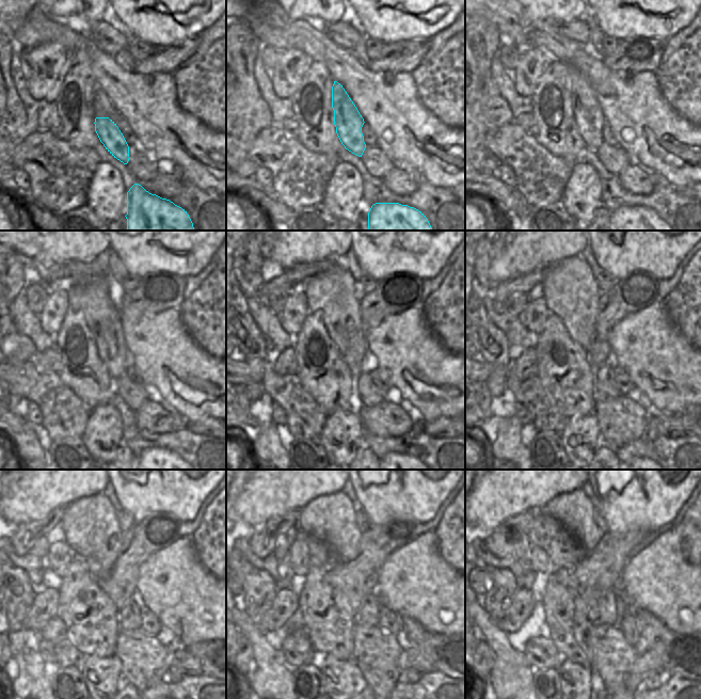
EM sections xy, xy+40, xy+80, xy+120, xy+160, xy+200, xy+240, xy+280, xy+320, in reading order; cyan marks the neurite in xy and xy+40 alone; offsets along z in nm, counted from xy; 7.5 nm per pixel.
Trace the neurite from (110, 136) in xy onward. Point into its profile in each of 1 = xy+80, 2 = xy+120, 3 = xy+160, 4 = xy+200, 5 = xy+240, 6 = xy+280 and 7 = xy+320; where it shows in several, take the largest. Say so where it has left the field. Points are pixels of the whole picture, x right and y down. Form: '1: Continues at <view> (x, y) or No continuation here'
1: Continues at xy+80 (589, 118)
2: Continues at xy+120 (96, 298)
3: Continues at xy+160 (332, 294)
4: Continues at xy+200 (570, 290)
5: Continues at xy+240 (92, 530)
6: Continues at xy+280 (331, 519)
7: Continues at xy+320 (574, 510)

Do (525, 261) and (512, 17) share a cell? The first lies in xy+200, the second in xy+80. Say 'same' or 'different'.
different

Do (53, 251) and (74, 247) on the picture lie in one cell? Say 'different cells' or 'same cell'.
same cell

